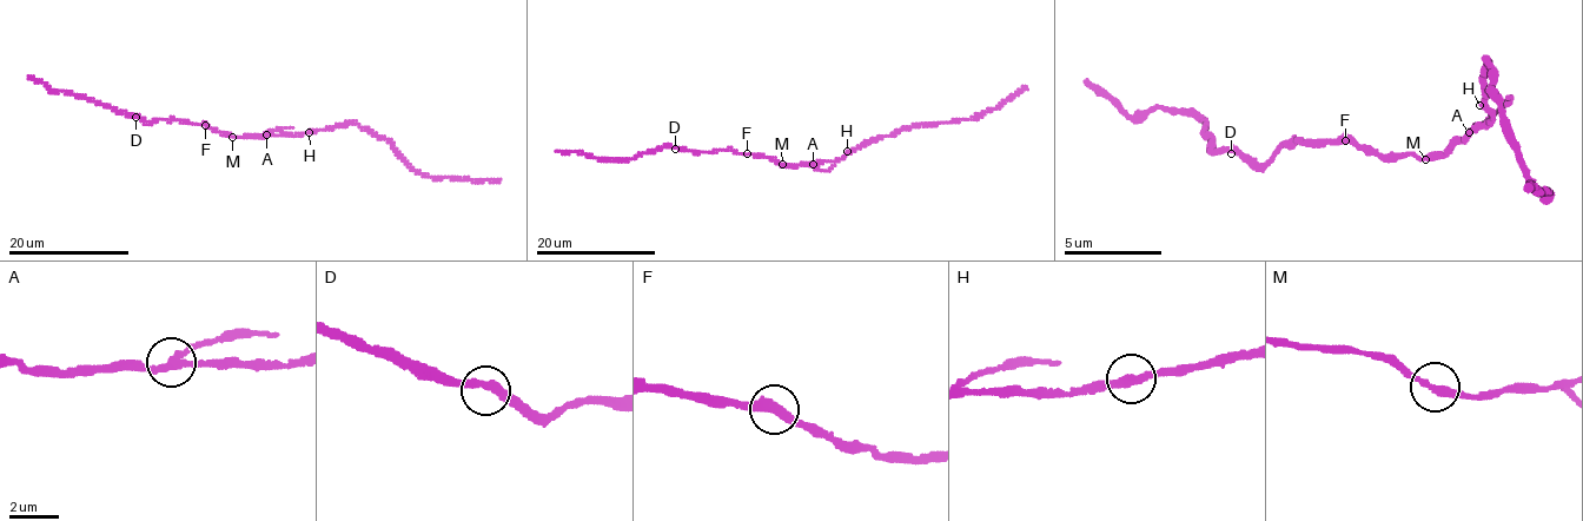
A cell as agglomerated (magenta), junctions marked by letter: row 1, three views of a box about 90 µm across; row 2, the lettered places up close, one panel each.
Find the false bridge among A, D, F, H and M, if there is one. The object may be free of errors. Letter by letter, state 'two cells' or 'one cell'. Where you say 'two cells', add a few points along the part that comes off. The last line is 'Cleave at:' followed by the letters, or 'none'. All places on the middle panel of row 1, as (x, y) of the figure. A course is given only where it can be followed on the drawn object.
A: two cells; course (812, 164), (819, 169), (830, 170), (834, 166)
D: one cell
F: one cell
H: one cell
M: one cell
Cleave at: A

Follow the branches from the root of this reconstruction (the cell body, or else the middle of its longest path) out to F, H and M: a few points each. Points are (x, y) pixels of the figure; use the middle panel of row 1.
F: (802, 164), (781, 166), (770, 158), (747, 153)
H: (802, 164), (835, 162), (847, 151)
M: (802, 164), (782, 164)

